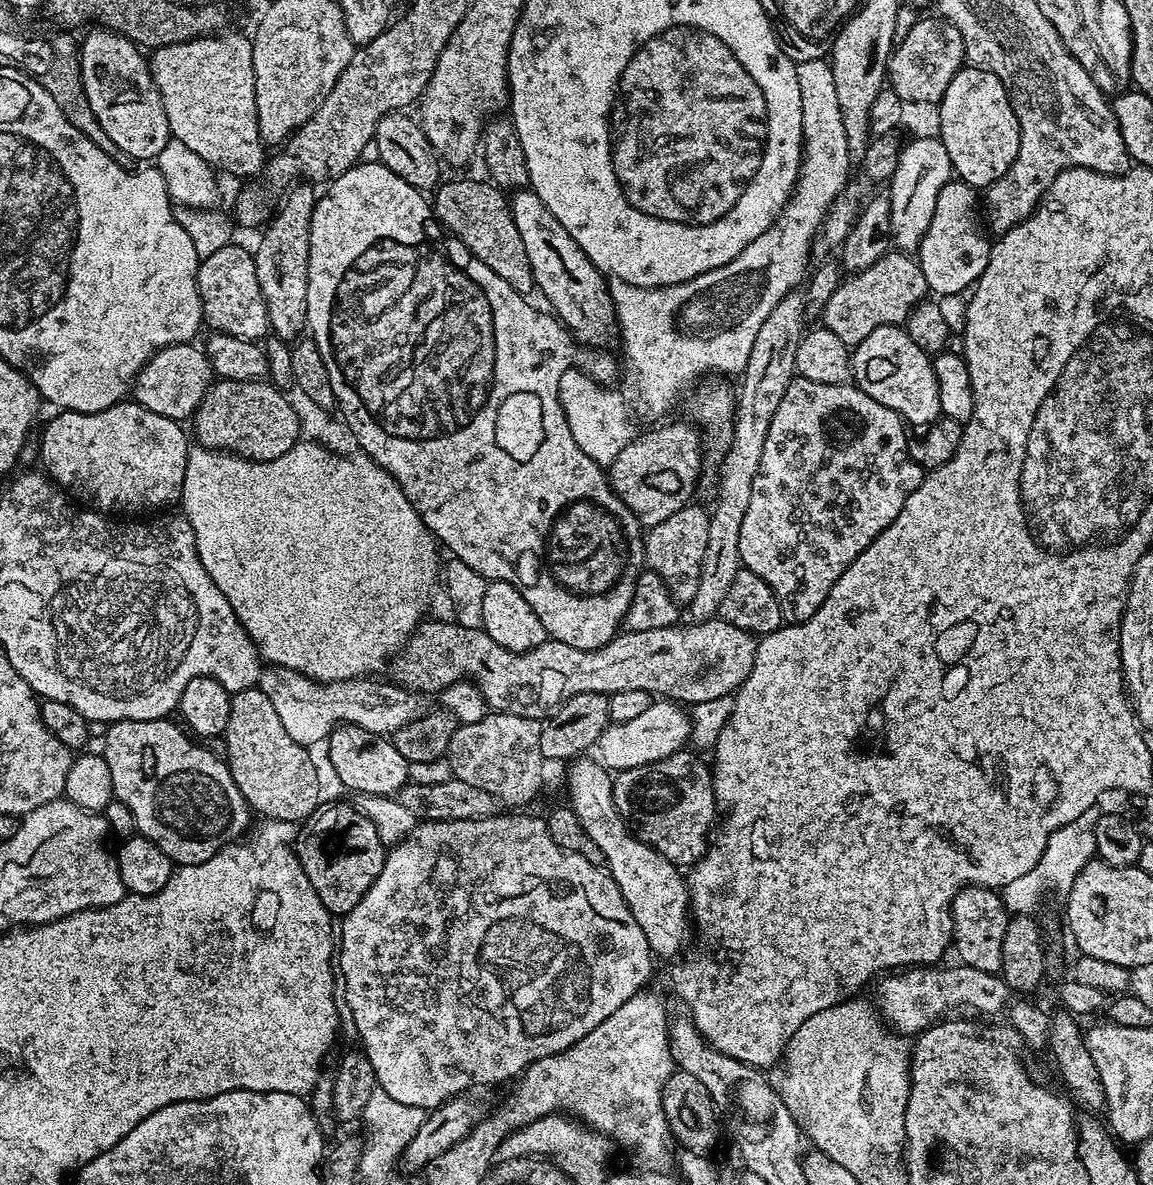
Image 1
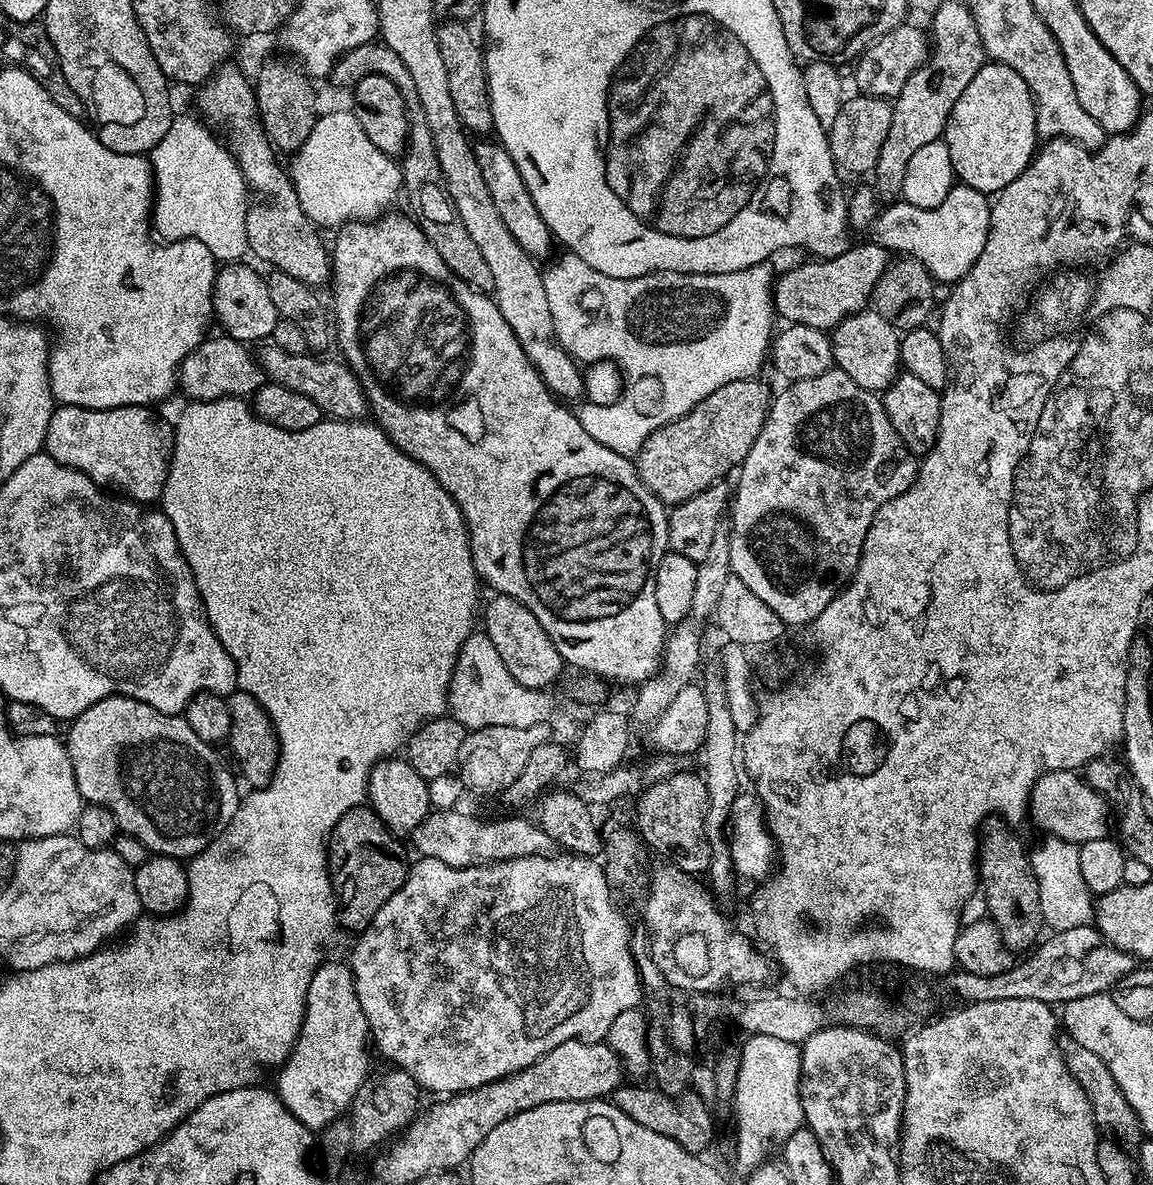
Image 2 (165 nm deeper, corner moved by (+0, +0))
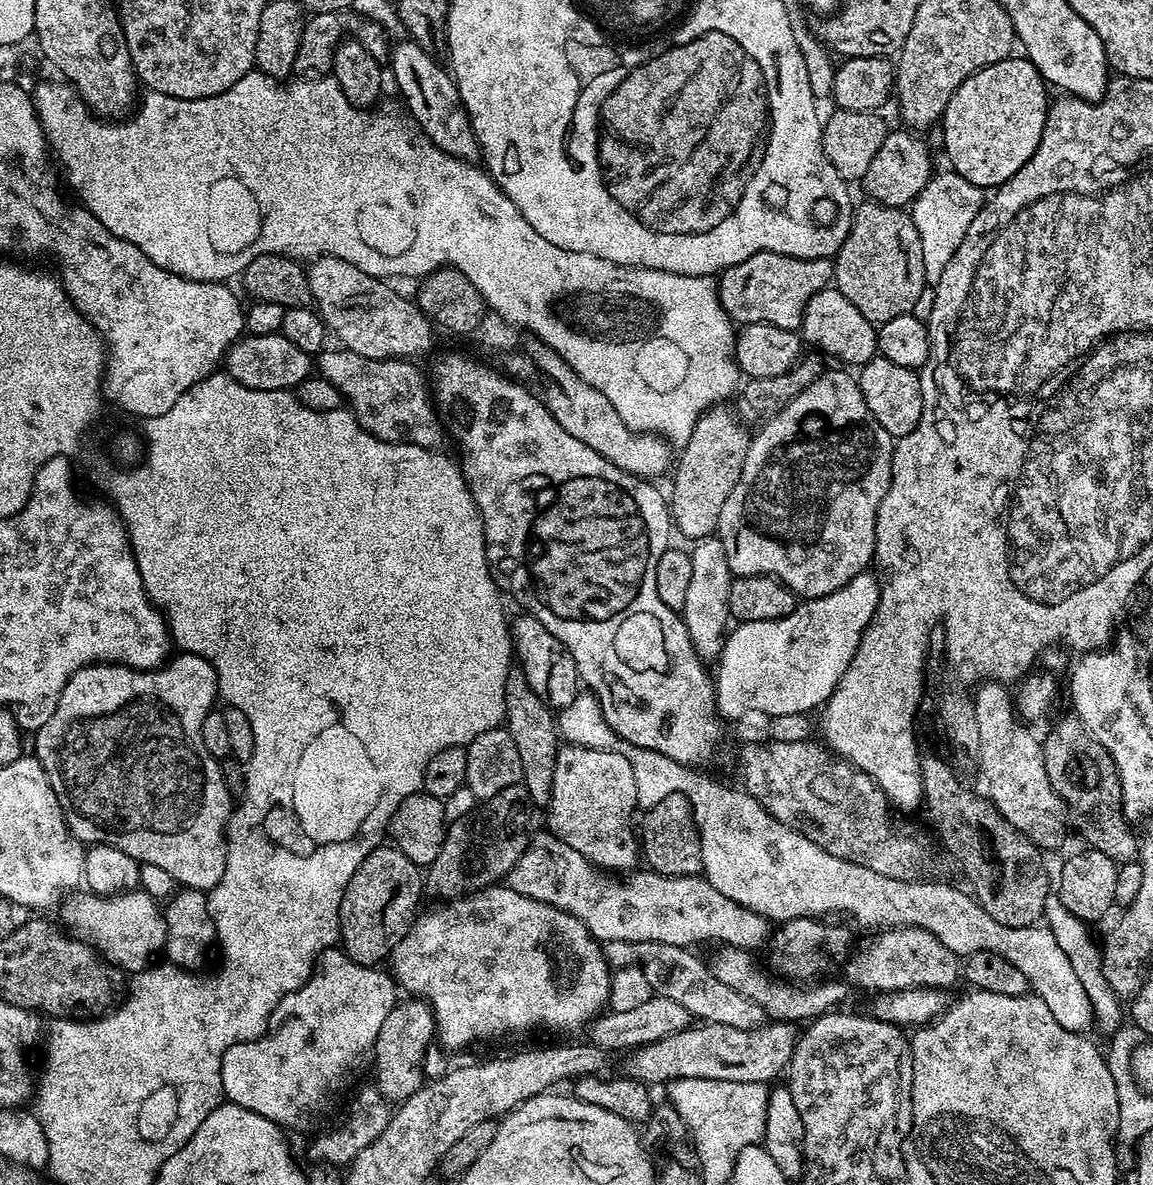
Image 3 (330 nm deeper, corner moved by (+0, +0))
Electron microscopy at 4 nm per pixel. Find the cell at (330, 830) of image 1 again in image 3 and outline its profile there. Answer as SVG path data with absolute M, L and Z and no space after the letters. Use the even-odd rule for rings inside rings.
M394 846L375 848L344 887L339 938L344 953L354 962L369 966L379 965L379 960L387 961L416 919L421 907L420 891L423 893L425 888L421 865L410 862Z

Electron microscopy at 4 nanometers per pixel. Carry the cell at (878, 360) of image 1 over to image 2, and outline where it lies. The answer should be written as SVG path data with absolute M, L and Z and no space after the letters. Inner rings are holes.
M874 310L855 312L831 329L832 359L835 367L850 374L850 378L854 378L854 382L858 382L858 386L862 386L867 392L883 393L902 372L900 338L901 333L890 322L886 322L882 314Z

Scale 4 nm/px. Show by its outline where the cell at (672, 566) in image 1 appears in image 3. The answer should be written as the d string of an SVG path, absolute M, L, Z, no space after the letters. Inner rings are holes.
M713 406L700 415L690 442L679 449L671 473L670 515L675 531L681 532L689 542L706 539L719 529L722 506L726 506L726 498L730 498L730 490L734 490L734 482L738 482L746 462L749 429L731 407L724 407L728 406Z

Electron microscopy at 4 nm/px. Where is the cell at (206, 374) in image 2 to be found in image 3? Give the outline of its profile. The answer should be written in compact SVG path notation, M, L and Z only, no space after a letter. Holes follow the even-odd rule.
M274 334L241 335L240 339L228 349L222 361L223 371L230 378L250 386L250 390L295 390L296 387L314 372L313 353L294 346L290 338Z

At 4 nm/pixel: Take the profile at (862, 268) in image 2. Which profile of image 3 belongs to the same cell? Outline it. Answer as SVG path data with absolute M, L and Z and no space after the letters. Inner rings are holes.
M759 252L738 266L719 273L720 305L737 325L769 324L782 330L799 329L806 302L833 283L833 261L827 256L803 260L786 254Z

